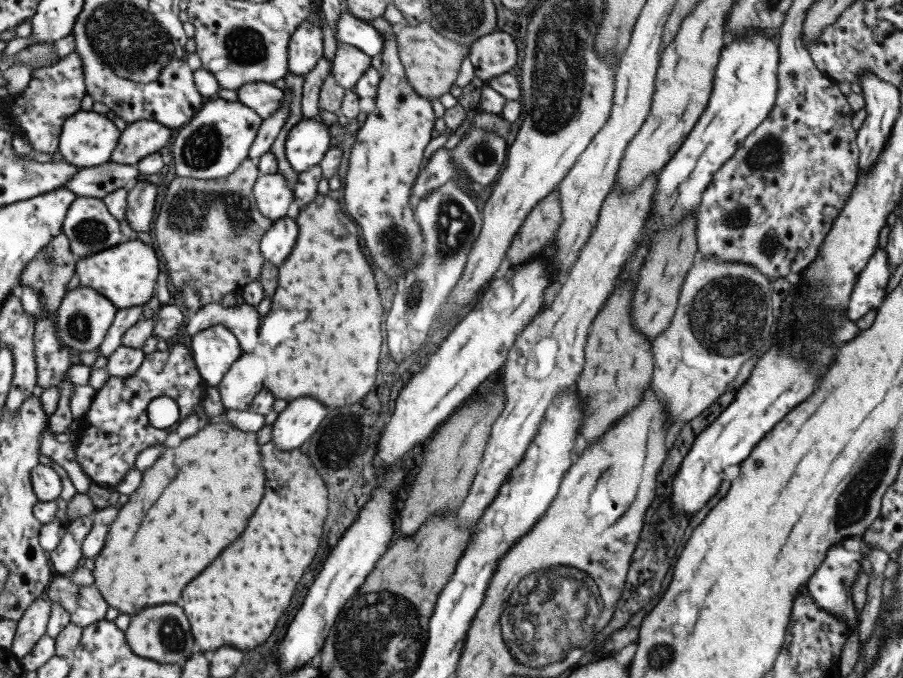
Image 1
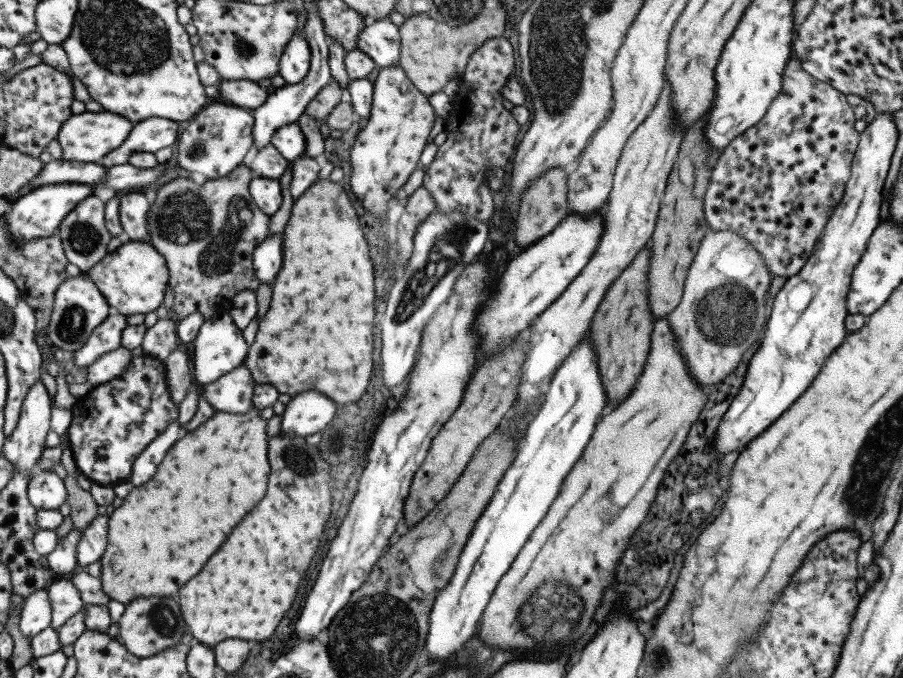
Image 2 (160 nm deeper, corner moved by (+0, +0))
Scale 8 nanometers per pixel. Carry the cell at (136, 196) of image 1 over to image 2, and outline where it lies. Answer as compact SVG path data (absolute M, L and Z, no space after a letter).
M139 191L129 192L121 198L120 219L126 240L152 242L148 227L151 204L147 196Z

